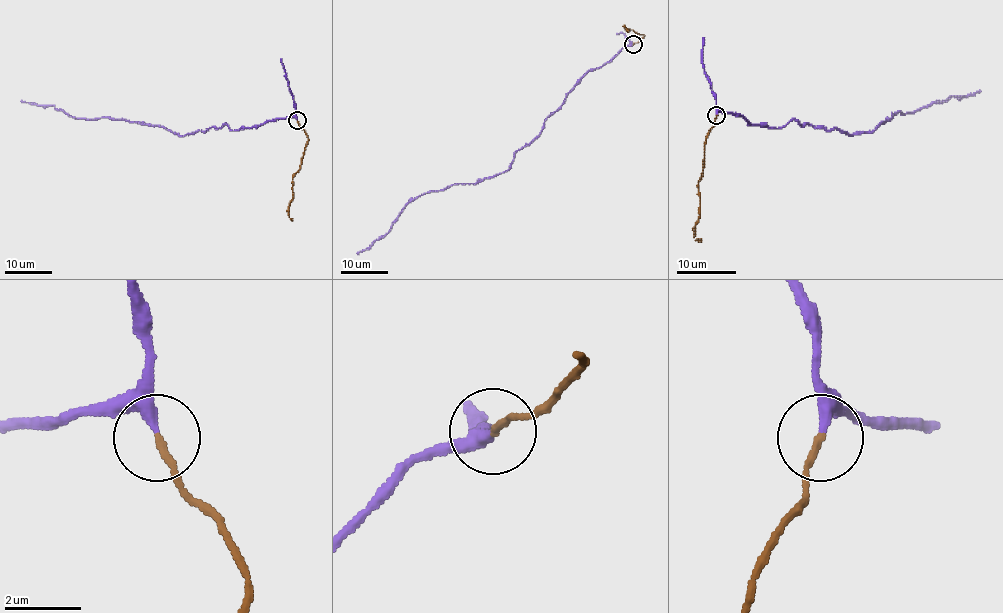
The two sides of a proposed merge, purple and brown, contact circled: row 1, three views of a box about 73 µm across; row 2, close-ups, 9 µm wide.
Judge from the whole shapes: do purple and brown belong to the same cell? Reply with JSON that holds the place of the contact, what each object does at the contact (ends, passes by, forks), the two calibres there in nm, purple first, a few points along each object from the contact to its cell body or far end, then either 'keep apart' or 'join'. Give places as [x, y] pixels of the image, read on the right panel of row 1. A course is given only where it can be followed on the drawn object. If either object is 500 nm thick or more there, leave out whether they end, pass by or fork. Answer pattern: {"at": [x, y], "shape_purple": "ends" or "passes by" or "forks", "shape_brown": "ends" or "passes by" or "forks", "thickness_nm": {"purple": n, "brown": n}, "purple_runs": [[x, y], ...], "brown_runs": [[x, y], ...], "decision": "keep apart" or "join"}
{"at": [716, 115], "shape_purple": "ends", "shape_brown": "ends", "thickness_nm": {"purple": 320, "brown": 190}, "purple_runs": [[716, 115], [737, 113], [752, 124], [778, 128], [795, 119], [848, 134], [871, 133], [899, 112], [979, 91]], "brown_runs": [[716, 115], [706, 137], [703, 176], [698, 188], [700, 216], [694, 237], [695, 240], [701, 238]], "decision": "join"}

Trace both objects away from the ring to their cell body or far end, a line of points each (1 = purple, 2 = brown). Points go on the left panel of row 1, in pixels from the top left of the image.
1: (297, 120), (273, 119), (232, 131), (224, 124), (183, 135), (138, 121), (78, 119), (52, 105), (20, 101)
2: (297, 120), (308, 138), (301, 168), (292, 178), (292, 200), (289, 208), (289, 217), (292, 218)

